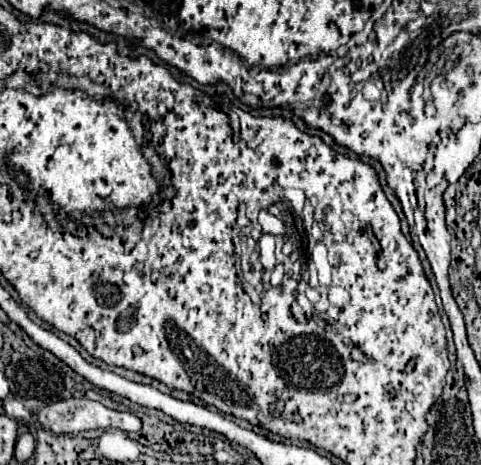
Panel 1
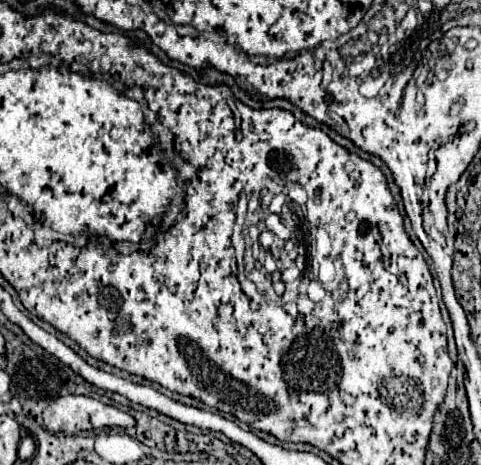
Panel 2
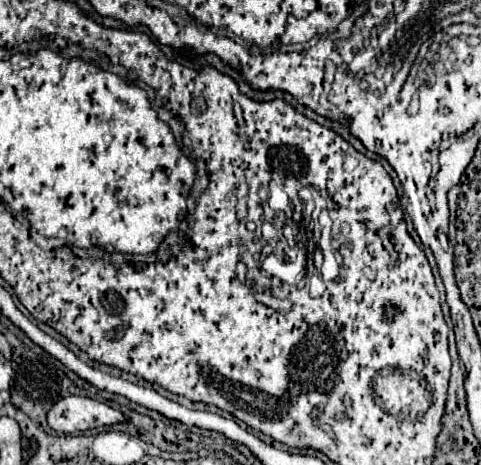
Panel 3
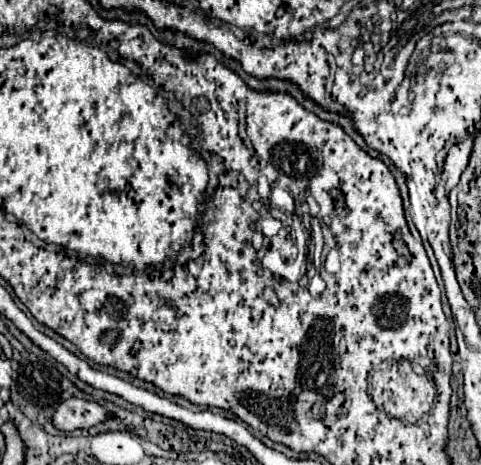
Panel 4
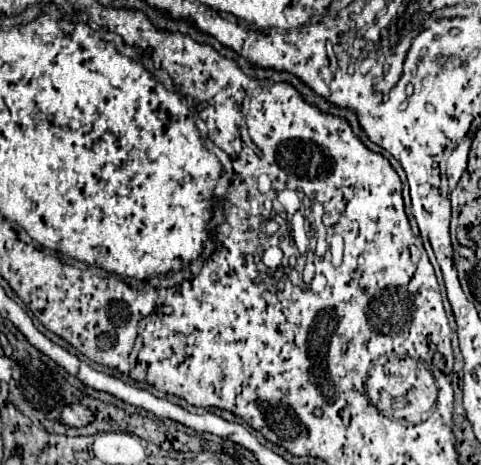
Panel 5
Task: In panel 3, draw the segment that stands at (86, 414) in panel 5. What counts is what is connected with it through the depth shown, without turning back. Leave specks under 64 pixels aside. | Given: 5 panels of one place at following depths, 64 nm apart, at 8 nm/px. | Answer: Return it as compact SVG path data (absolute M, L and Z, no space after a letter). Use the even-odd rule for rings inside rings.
M84 396L62 398L48 412L48 424L56 432L64 432L64 434L72 434L78 430L84 432L90 428L118 424L124 420L126 418L118 410L114 410L108 404L102 404L98 400L84 398Z

